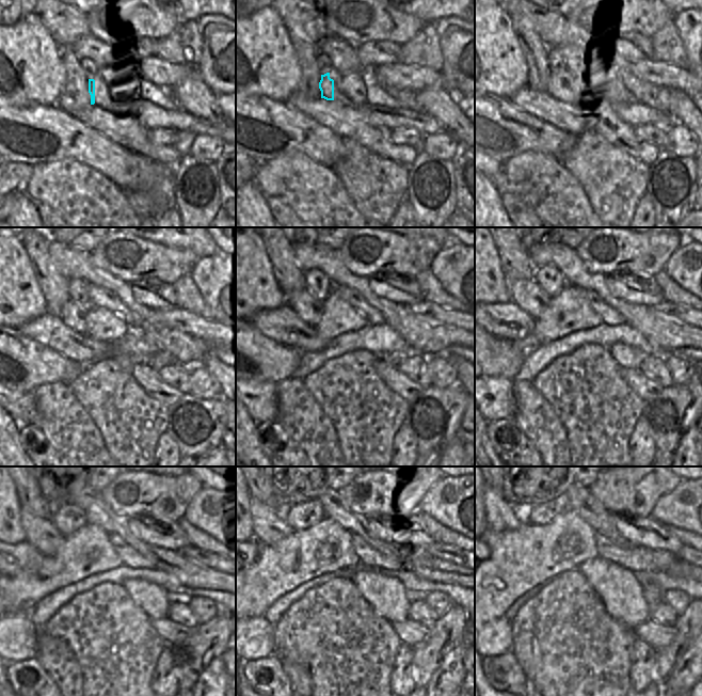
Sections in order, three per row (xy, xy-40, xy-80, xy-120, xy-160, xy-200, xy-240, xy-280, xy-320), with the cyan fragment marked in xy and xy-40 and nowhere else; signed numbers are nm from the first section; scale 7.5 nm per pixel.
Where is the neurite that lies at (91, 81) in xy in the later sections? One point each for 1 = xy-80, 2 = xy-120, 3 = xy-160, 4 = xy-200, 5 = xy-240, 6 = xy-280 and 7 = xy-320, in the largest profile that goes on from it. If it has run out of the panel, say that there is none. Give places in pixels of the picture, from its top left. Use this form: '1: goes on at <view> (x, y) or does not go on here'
1: goes on at xy-80 (560, 84)
2: goes on at xy-120 (74, 314)
3: goes on at xy-160 (309, 311)
4: goes on at xy-200 (526, 294)
5: goes on at xy-240 (41, 533)
6: goes on at xy-280 (268, 526)
7: goes on at xy-320 (500, 516)

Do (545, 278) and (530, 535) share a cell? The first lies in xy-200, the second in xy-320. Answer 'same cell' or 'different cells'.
different cells

